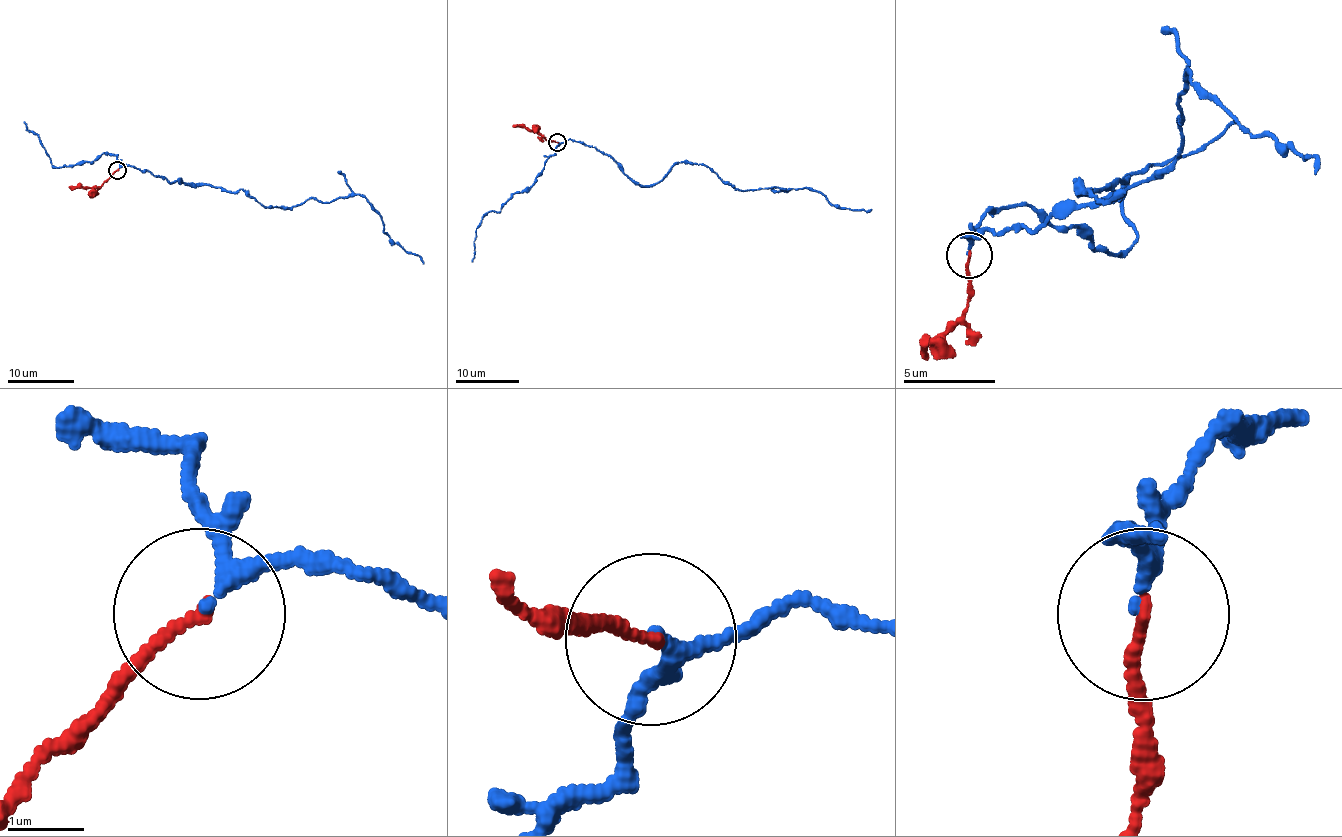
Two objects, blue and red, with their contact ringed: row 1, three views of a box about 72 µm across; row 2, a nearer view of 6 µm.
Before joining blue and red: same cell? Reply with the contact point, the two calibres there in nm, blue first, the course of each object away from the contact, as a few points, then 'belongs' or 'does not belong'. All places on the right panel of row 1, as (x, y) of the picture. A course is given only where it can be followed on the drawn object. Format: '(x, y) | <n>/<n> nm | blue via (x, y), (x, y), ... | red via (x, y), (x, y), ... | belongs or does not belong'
(969, 255) | 150/150 nm | blue via (968, 254), (968, 234), (1126, 188), (1076, 179), (1103, 201), (1161, 172), (1189, 69), (1314, 175) | red via (968, 254), (966, 306), (919, 353) | belongs

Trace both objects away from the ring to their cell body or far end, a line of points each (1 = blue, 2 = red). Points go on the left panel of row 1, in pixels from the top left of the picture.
1: (117, 169), (246, 190), (263, 205), (288, 208), (309, 199), (362, 195), (394, 242), (424, 264)
2: (117, 169), (99, 185), (69, 186)

